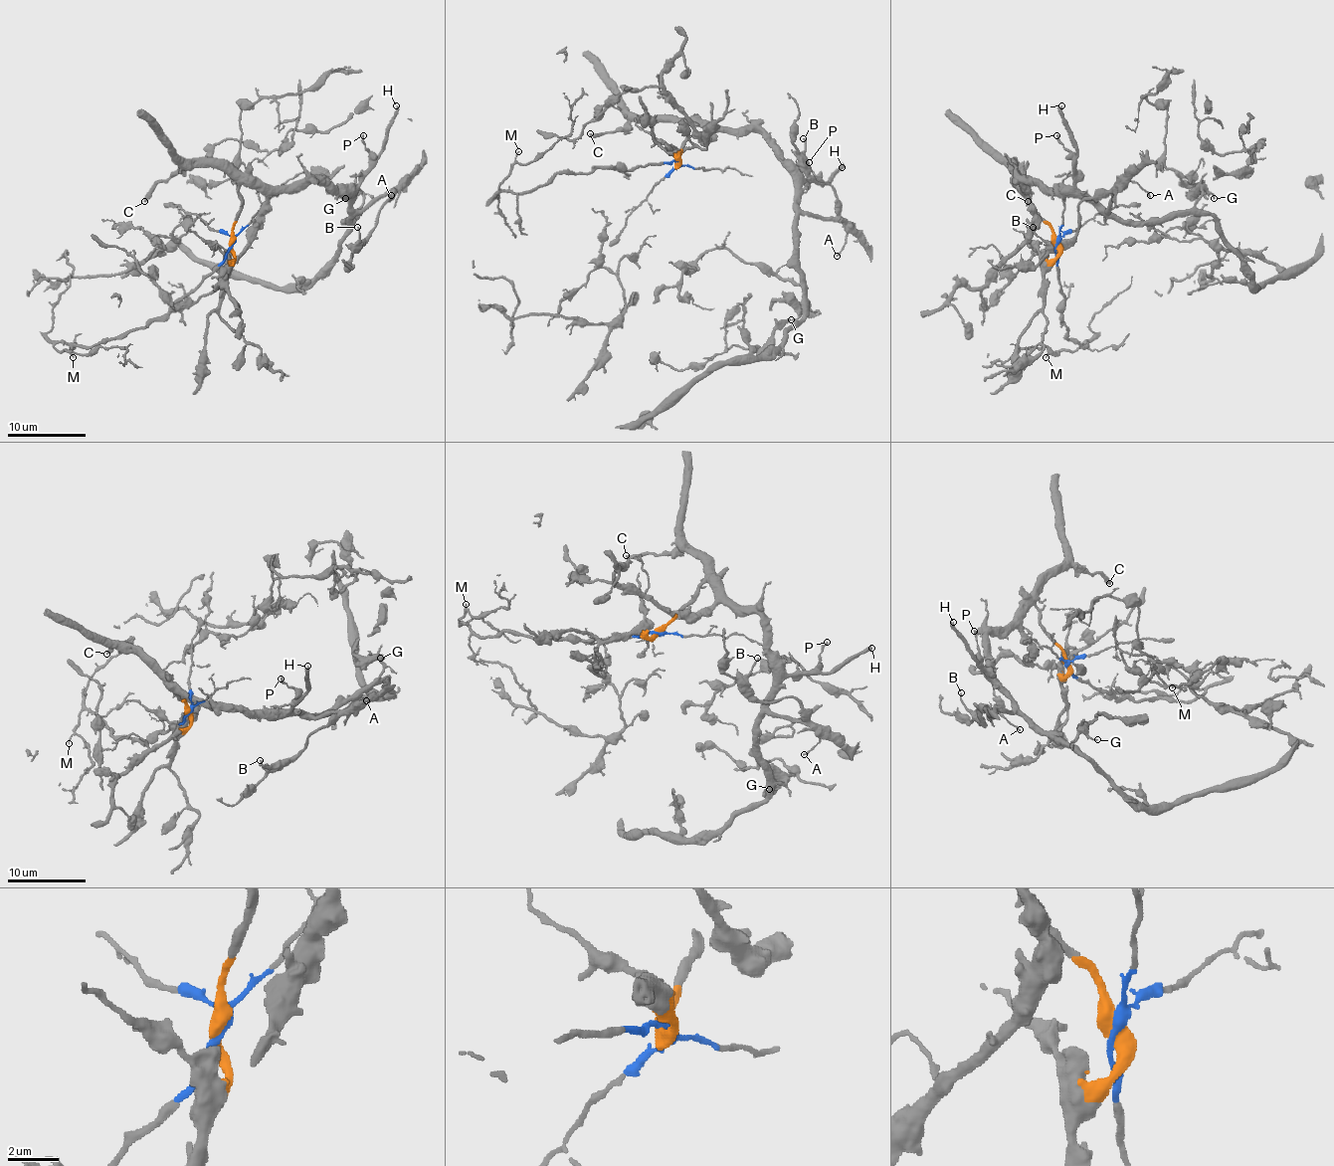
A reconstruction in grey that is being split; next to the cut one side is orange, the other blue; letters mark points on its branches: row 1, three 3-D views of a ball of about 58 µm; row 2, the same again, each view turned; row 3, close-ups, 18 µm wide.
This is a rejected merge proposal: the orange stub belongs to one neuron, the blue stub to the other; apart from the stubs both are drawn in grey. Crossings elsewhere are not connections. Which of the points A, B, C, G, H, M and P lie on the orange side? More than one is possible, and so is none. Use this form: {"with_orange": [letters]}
{"with_orange": ["A", "B", "C", "G", "H", "P"]}

